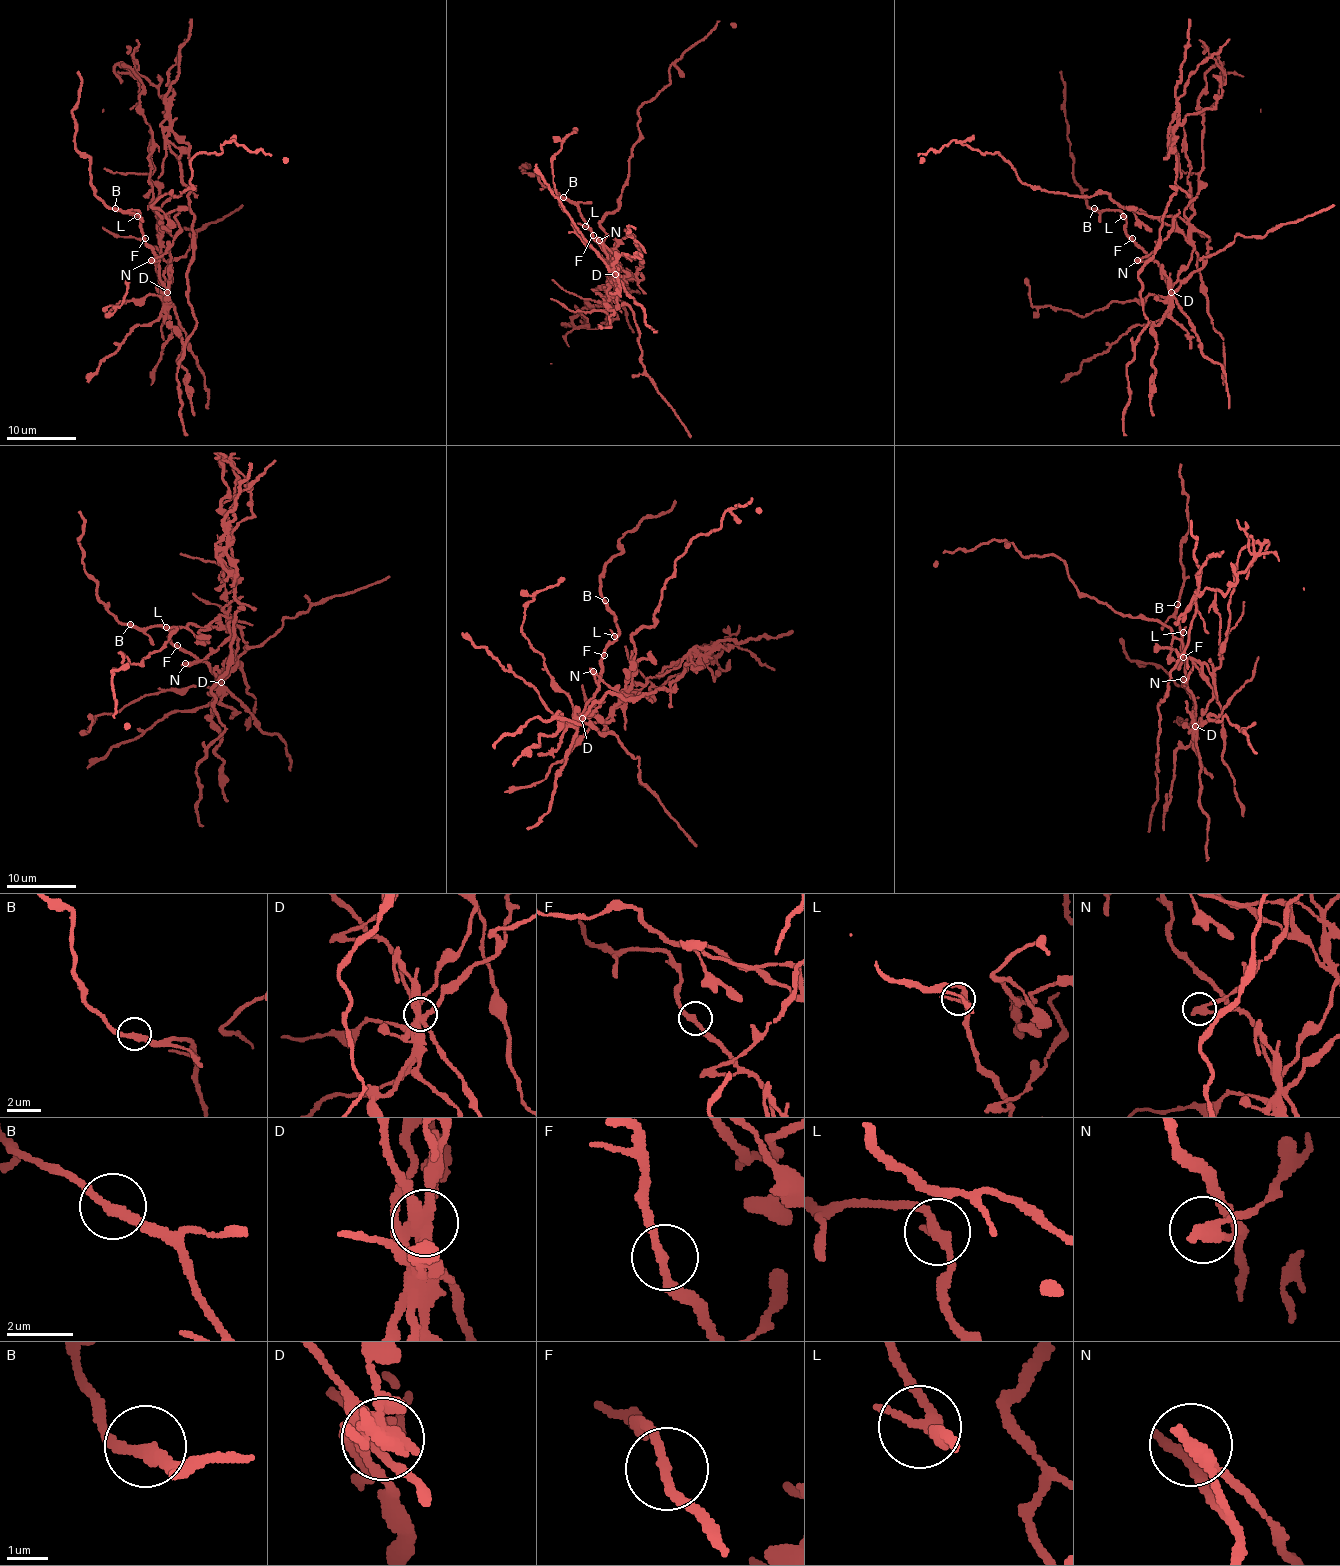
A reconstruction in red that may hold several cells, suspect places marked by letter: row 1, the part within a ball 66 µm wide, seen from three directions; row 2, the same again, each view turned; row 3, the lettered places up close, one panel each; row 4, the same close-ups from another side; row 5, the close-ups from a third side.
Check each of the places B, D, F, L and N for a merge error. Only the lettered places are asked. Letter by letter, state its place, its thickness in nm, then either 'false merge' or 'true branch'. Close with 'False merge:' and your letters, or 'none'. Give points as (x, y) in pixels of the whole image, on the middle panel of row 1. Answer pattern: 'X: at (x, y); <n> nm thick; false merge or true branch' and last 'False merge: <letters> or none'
B: at (563, 197); 320 nm thick; true branch
D: at (615, 274); 320 nm thick; false merge
F: at (593, 235); 240 nm thick; true branch
L: at (585, 226); 280 nm thick; true branch
N: at (599, 240); 320 nm thick; false merge
False merge: D, N

